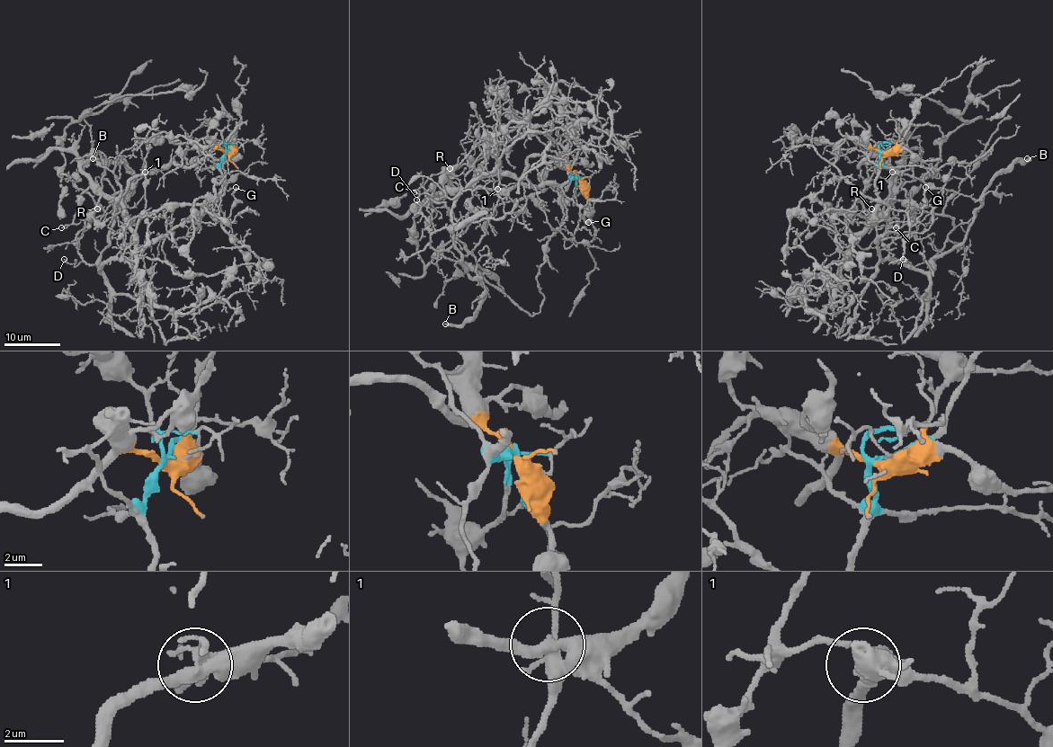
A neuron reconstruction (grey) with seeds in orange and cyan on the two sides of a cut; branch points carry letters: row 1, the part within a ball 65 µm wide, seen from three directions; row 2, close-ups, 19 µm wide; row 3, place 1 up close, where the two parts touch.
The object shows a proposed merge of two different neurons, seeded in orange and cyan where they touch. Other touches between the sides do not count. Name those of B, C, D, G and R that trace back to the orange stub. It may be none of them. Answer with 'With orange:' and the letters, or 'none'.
With orange: C, R

